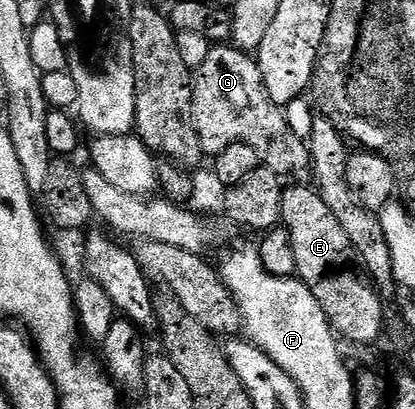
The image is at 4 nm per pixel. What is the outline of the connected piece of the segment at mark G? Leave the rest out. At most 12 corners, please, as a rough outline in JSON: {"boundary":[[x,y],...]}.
{"boundary":[[216,44],[192,72],[204,156],[249,144],[280,177],[311,150],[258,62]]}

